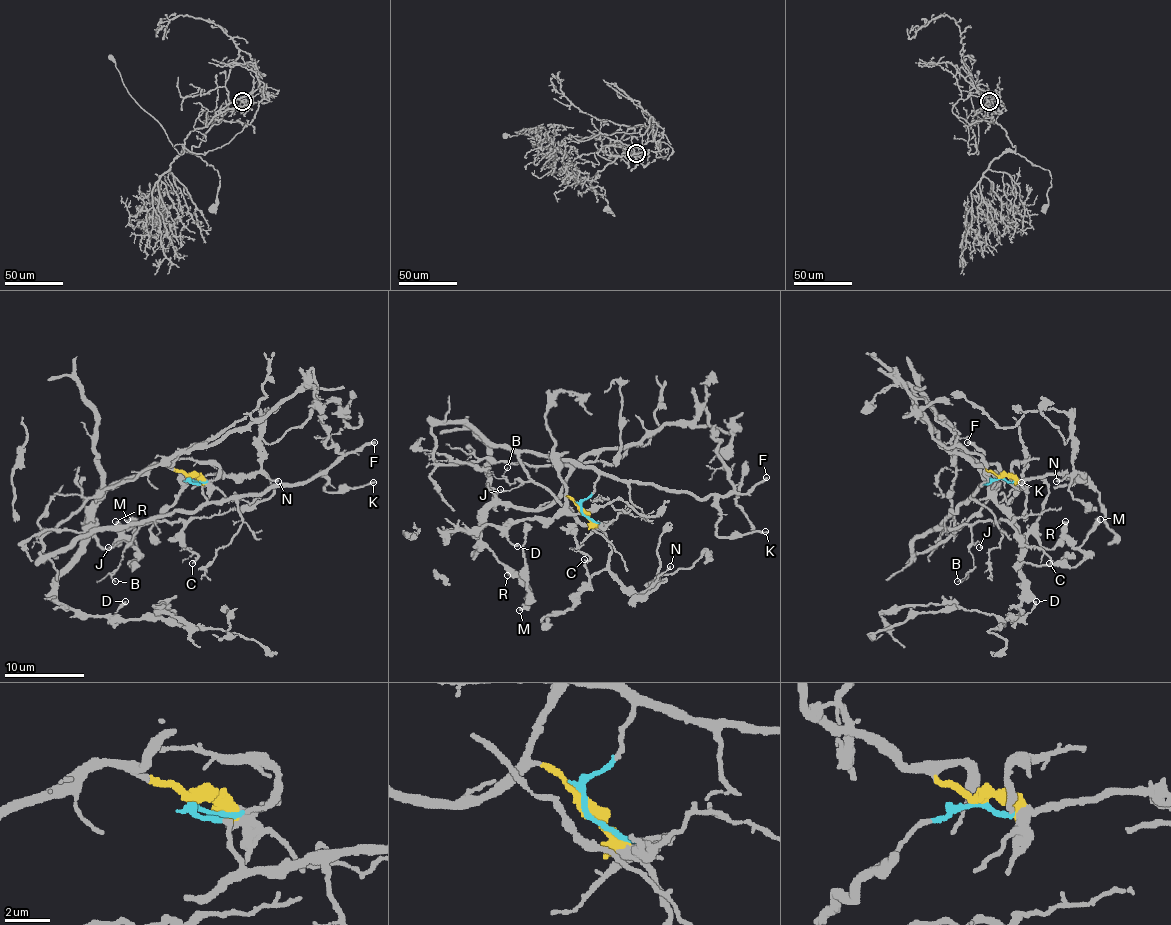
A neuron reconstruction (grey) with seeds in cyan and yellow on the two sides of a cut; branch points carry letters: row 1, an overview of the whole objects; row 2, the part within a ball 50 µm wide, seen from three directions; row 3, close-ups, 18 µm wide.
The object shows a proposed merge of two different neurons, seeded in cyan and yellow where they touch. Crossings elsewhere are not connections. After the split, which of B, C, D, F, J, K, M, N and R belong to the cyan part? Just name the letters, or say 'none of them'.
B, C, F, J, K

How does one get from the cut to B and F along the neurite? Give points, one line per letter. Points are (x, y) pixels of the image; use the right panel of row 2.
B: (1001, 479), (979, 487), (943, 519), (953, 527), (967, 525), (971, 529), (973, 569), (957, 581)
F: (1001, 479), (983, 483), (965, 501), (989, 479), (985, 473), (983, 453), (967, 441)

